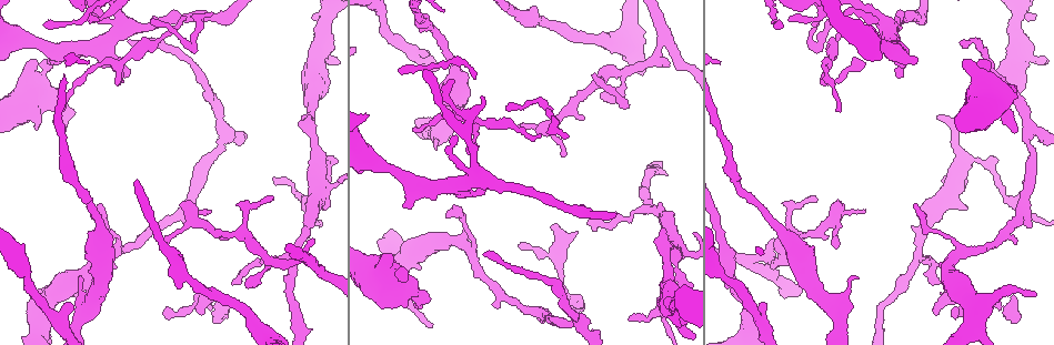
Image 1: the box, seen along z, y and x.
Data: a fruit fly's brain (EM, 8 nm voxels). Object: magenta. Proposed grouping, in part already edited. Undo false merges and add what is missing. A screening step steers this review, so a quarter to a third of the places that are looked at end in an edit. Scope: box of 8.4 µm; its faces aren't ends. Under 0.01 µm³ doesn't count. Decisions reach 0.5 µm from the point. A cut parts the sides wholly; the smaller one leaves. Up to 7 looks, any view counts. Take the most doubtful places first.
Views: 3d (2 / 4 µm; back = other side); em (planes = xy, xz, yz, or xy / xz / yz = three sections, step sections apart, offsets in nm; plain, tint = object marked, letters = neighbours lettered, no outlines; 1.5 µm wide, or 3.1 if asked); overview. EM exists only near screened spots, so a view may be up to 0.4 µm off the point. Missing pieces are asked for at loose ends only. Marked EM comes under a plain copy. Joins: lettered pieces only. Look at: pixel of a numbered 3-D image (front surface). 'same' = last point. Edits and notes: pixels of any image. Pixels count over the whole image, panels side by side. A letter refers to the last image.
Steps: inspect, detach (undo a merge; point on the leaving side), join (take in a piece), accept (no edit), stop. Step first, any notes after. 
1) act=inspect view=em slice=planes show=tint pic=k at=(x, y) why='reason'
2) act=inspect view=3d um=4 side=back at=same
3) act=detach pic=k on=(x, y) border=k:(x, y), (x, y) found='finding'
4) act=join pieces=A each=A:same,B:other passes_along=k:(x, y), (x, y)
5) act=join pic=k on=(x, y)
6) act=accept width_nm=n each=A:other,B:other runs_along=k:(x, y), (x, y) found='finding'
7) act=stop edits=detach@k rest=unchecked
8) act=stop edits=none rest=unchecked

act=inspect view=em slice=planes show=letters pic=1 at=(414, 127) why='free end'

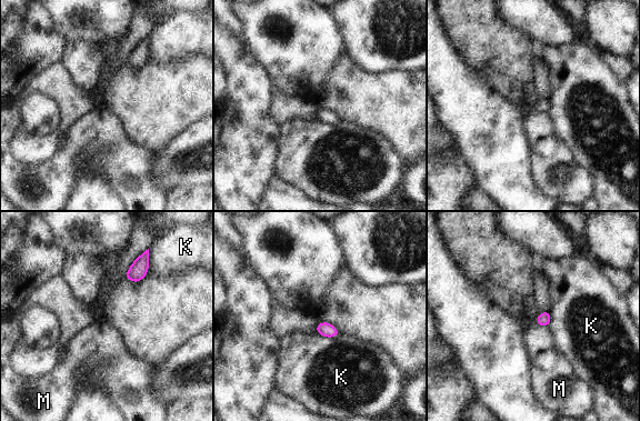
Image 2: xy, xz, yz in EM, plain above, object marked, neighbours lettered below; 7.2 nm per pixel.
act=accept each=K:other,M:other border=2:(534, 323), (548, 327) found='no lettered piece goes on from it'

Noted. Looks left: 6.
act=inspect view=em slice=planes show=letters pic=1 at=(75, 295) why='free end'

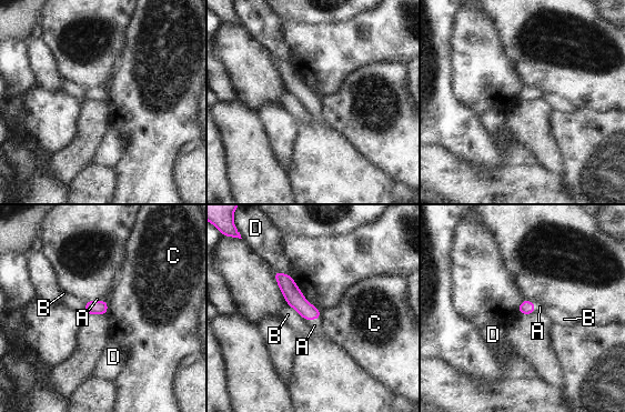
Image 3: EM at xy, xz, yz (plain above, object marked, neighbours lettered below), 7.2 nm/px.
act=join pieces=A each=A:same,B:other,C:other,D:other passes_along=3:(525, 307), (534, 302), (540, 307) found='the cell continues'

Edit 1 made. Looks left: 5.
act=inspect view=3d um=2 pic=1 at=(554, 225) why='an open end'

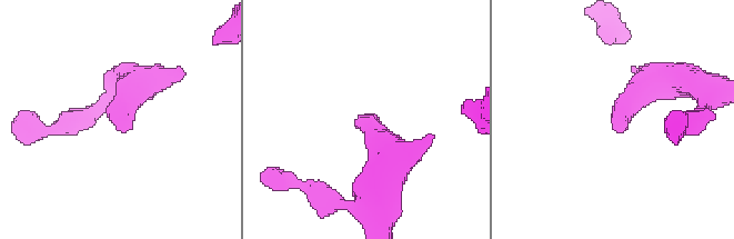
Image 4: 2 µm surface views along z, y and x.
act=inspect view=em slice=yz step=8 show=tint pic=4 at=(368, 116) why='need the tissue'

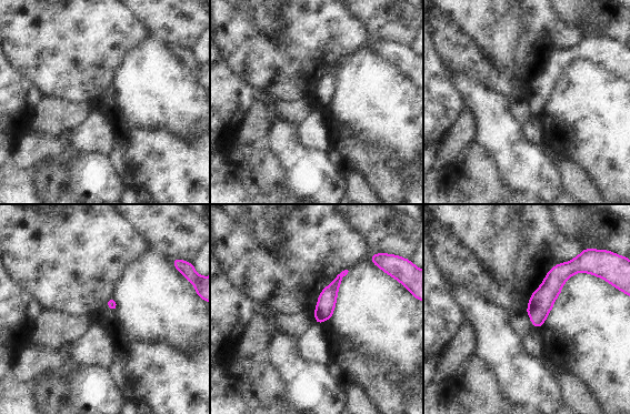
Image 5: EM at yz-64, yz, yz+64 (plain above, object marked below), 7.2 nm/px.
act=inspect view=em slice=yz step=8 show=letters at=same

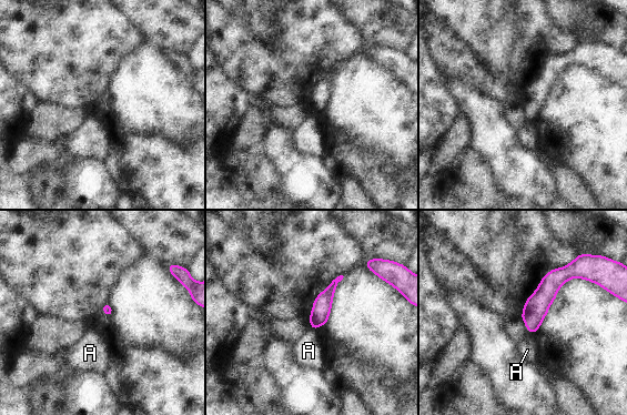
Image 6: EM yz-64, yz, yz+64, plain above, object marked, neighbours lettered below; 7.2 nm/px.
act=accept each=A:other border=6:(311, 329), (314, 331) found='no lettered piece goes on from it'

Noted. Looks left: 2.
act=stop edits=join@3 rest=unchecked

